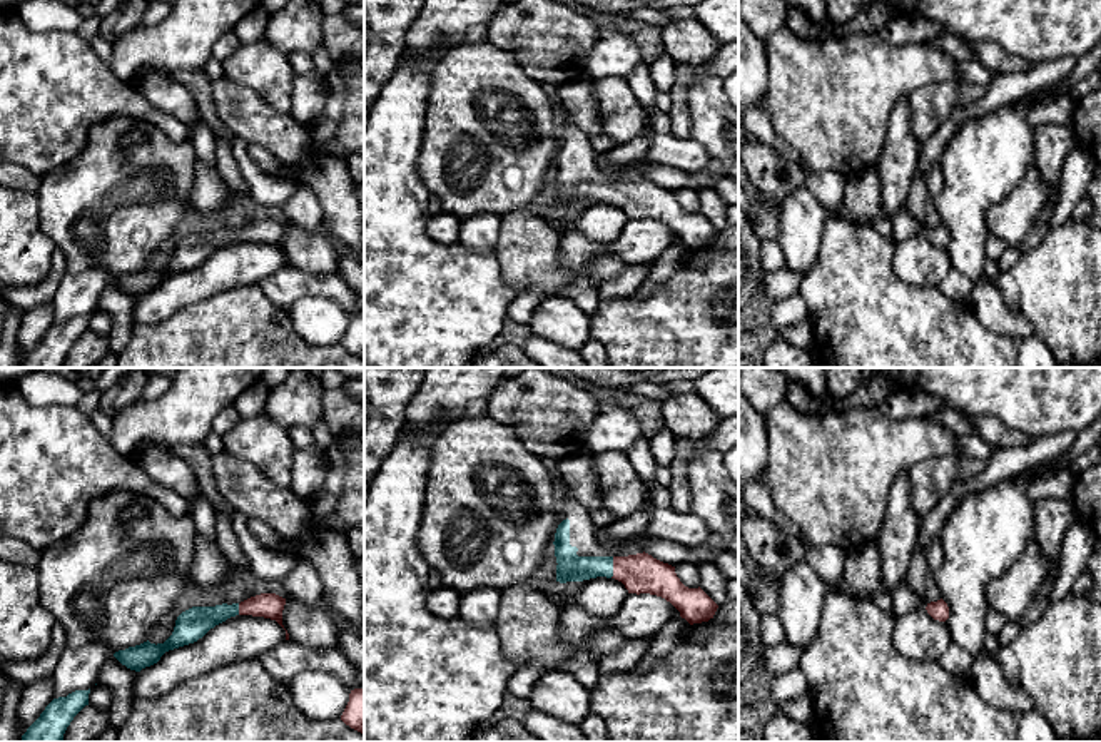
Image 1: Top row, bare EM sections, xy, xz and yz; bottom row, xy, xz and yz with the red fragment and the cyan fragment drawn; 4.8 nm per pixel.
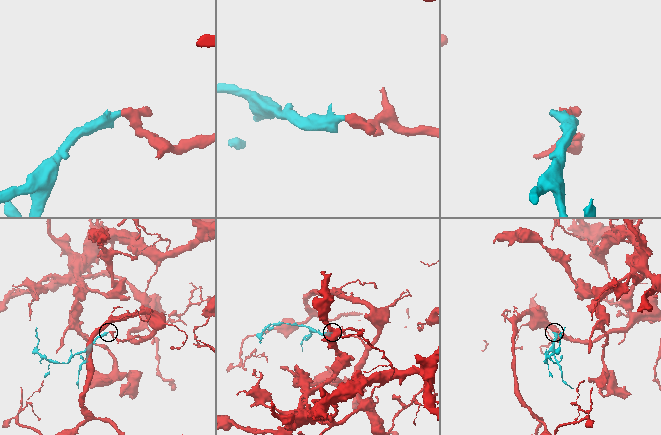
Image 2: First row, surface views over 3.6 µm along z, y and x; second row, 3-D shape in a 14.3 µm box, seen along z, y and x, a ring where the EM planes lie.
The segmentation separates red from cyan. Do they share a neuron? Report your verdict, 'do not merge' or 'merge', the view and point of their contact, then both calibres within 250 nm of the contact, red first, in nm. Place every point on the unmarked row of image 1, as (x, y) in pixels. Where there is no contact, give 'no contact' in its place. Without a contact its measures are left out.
merge; meets red in xz at (613, 193); 190 nm thick on the red side, 130 nm on the other

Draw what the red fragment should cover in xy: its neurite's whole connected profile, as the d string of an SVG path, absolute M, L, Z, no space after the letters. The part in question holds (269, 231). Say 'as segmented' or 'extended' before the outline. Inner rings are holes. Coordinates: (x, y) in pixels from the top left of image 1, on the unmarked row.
extended | M261 219L232 231L192 232L177 242L174 257L164 269L155 271L147 266L140 271L119 276L114 282L127 294L140 297L157 289L165 277L197 267L211 254L236 241L271 244L284 254L284 231L286 224L276 219Z

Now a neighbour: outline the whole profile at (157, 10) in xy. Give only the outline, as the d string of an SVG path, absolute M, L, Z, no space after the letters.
M150 0L142 15L139 27L154 27L162 20L165 20L169 13L170 13L170 5L167 2Z

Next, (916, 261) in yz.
M919 232L892 246L897 277L912 286L939 286L952 269L946 247L934 246Z

